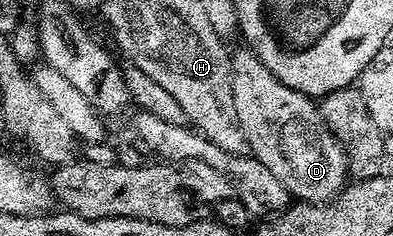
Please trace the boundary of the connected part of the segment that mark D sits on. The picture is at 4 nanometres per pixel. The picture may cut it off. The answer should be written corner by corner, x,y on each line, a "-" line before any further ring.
247,48
233,49
232,59
232,91
234,92
234,112
238,112
238,124
244,133
244,139
248,141
248,150
251,157
262,160
278,180
287,187
289,195
300,202
319,204
336,197
345,189
348,173
348,156
344,152
344,146
330,132
328,125
322,120
320,107
308,95
282,84
258,60
258,56

